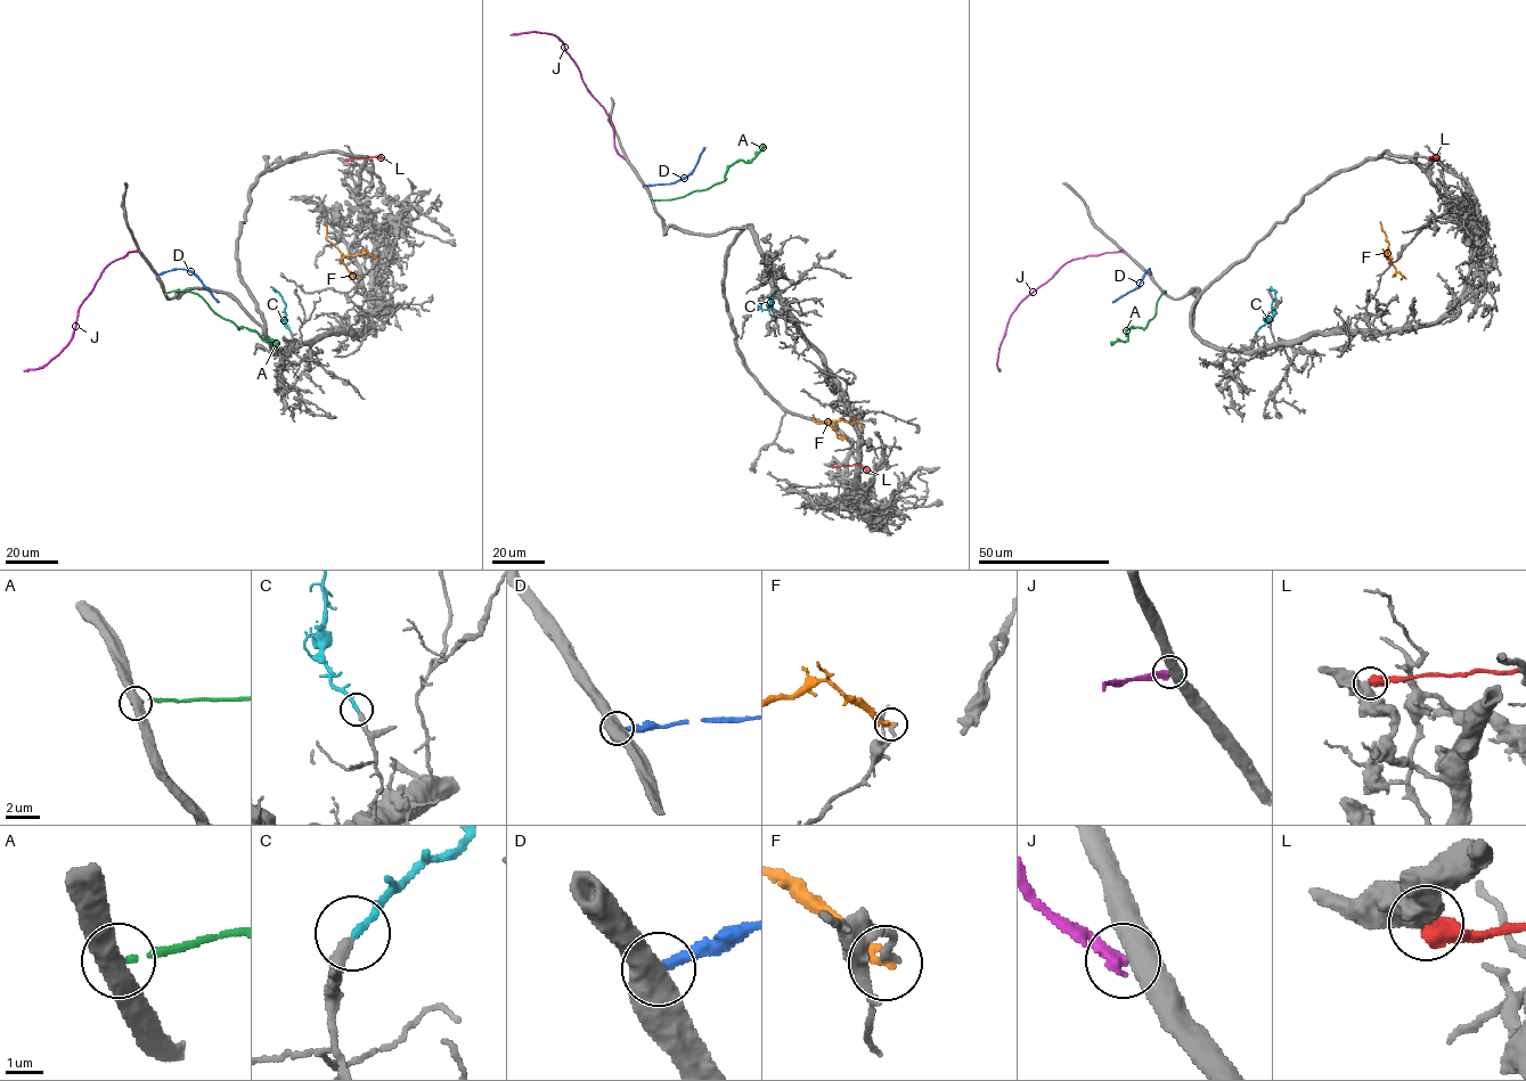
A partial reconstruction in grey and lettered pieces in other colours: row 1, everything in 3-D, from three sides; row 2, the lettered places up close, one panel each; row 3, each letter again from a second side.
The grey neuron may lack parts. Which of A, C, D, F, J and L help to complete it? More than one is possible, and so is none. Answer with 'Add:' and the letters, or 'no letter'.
Add: C

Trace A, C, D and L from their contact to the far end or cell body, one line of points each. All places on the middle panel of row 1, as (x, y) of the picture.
A: (652, 201), (671, 199), (723, 182), (726, 170), (735, 162), (750, 162), (765, 146)
C: (776, 292), (768, 310), (757, 304)
D: (644, 186), (682, 179), (692, 172), (706, 147)
L: (832, 466), (858, 464), (870, 472)

